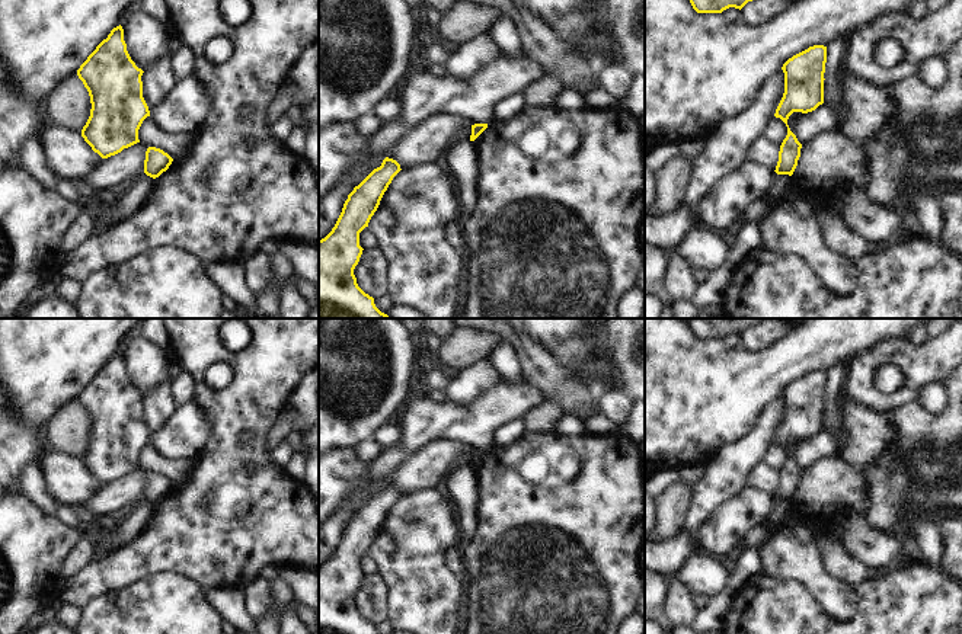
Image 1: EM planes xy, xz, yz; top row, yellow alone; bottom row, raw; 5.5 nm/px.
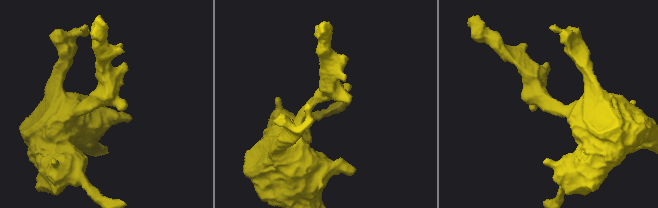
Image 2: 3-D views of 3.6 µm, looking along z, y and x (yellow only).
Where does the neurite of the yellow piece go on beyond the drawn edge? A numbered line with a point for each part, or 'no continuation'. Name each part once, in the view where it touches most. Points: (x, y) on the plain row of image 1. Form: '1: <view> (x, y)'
no continuation.

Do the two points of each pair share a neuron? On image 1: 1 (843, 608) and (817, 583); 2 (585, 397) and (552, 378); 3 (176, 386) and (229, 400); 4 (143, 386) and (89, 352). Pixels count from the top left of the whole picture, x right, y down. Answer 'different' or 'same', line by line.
1: same
2: same
3: different
4: different

